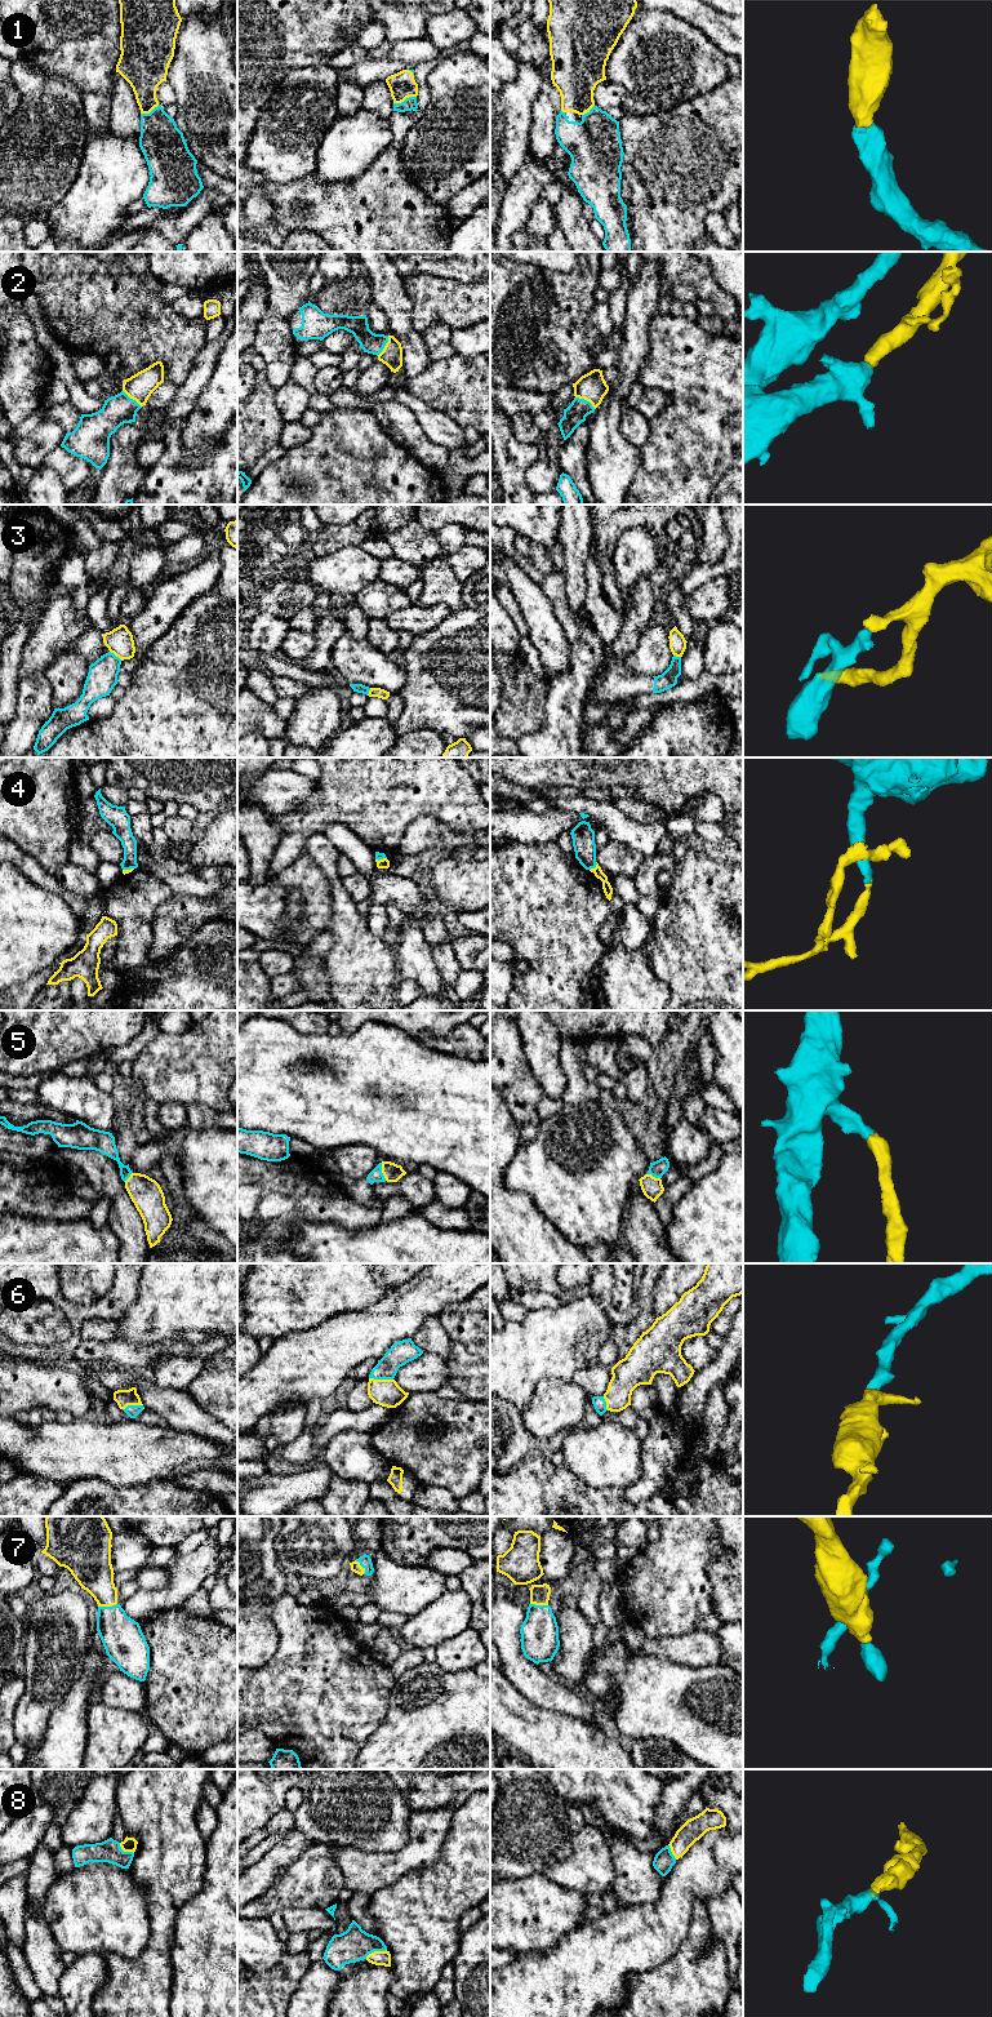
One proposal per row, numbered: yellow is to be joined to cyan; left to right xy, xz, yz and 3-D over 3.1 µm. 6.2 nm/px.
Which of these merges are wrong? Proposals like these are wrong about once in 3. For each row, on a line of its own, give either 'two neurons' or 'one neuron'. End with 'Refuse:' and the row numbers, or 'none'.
1: one neuron
2: one neuron
3: two neurons
4: two neurons
5: one neuron
6: one neuron
7: one neuron
8: one neuron
Refuse: 3, 4

